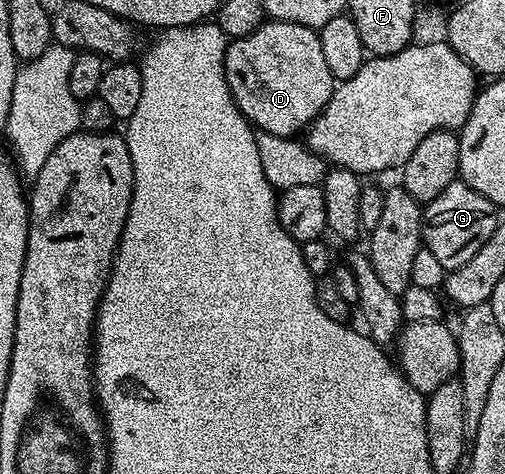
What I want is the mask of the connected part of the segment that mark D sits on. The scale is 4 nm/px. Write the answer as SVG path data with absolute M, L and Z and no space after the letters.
M272 19L251 31L251 35L234 37L226 44L225 78L250 125L286 138L296 138L308 130L327 107L335 88L335 78L323 59L318 30Z

